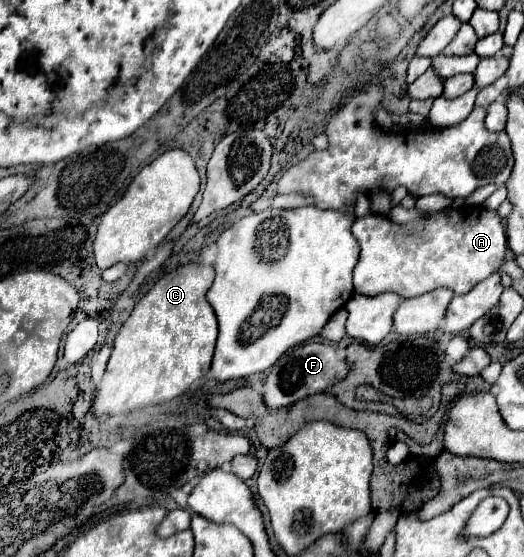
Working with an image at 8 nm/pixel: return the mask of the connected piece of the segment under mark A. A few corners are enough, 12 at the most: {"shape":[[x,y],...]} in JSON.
{"shape":[[449,207],[353,223],[355,291],[457,295],[499,271],[503,219]]}

